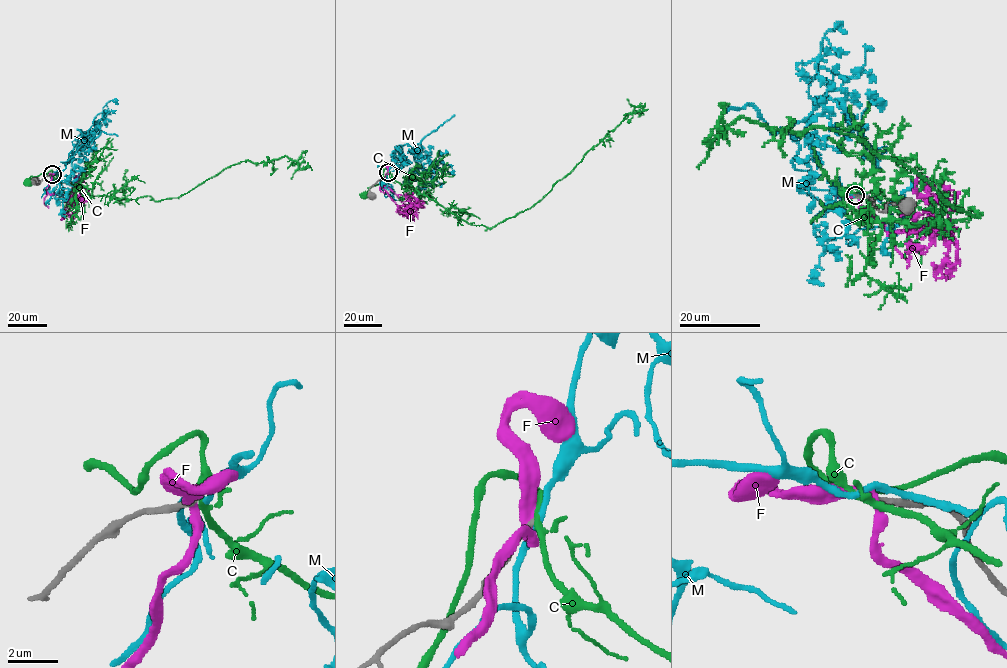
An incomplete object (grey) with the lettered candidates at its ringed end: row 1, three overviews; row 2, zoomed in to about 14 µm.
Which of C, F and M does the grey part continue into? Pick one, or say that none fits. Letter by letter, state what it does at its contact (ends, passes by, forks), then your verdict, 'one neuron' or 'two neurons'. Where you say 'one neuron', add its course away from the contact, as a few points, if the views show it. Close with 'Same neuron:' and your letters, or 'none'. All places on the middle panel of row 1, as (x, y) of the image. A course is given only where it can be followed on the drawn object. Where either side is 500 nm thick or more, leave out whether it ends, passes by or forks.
C: it forks; two neurons
F: it passes by; two neurons
M: it passes by; two neurons
Same neuron: none

